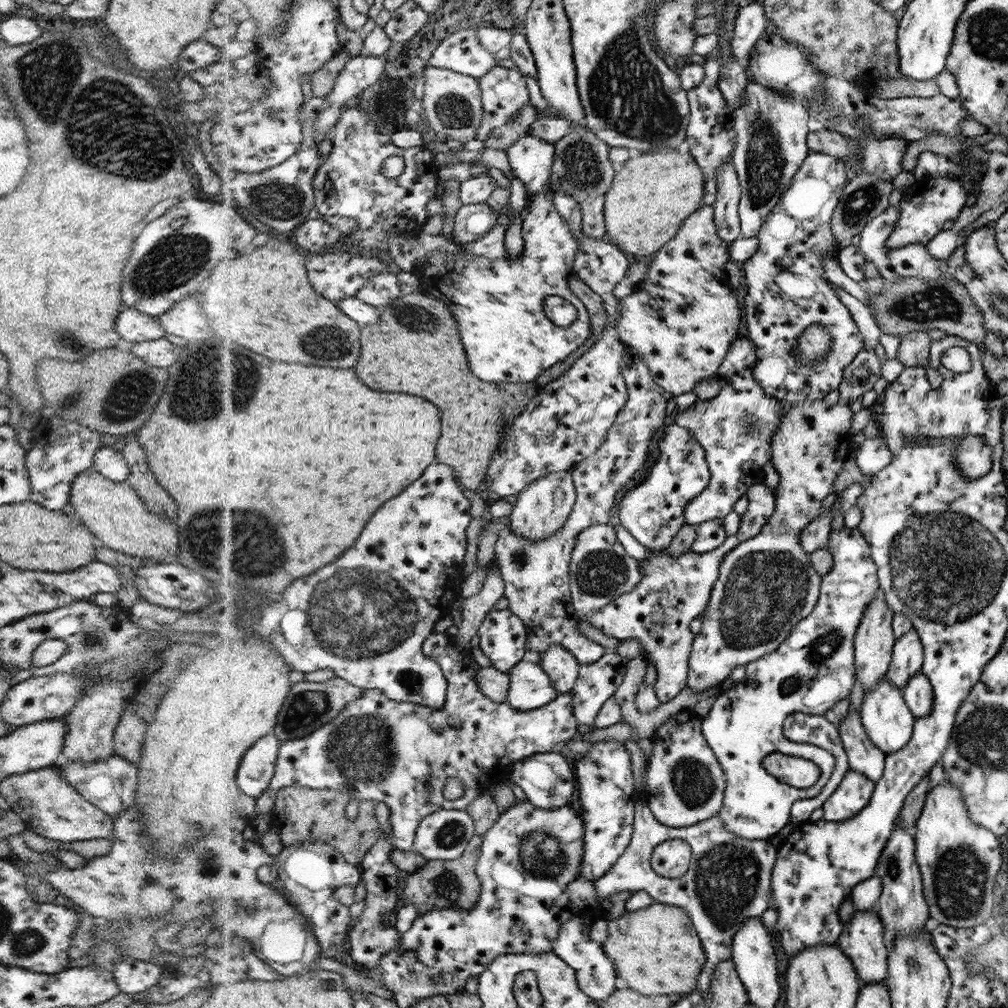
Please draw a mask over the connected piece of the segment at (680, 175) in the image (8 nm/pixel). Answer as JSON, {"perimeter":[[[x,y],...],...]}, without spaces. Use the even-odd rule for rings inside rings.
{"perimeter":[[[657,148],[621,163],[605,197],[606,237],[632,259],[650,260],[704,205],[704,171],[687,150]]]}

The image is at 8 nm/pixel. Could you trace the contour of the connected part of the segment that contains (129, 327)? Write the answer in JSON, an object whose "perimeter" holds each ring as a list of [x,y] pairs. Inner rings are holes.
{"perimeter":[[[124,305],[117,316],[115,329],[128,342],[142,342],[165,336],[164,327],[154,316]]]}

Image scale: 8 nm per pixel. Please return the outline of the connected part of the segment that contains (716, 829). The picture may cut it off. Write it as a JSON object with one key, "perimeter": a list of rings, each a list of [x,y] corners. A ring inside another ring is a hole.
{"perimeter":[[[642,796],[637,804],[637,816],[633,838],[628,848],[621,854],[621,857],[618,858],[613,868],[595,881],[595,887],[597,888],[596,896],[598,896],[598,902],[601,903],[613,894],[622,892],[622,890],[631,892],[645,890],[653,899],[653,903],[678,906],[688,912],[693,920],[693,926],[697,930],[697,935],[700,936],[700,940],[702,944],[704,944],[705,954],[709,956],[709,960],[706,962],[701,972],[701,985],[697,986],[698,989],[696,990],[695,997],[698,997],[701,994],[707,994],[709,991],[717,966],[722,962],[728,961],[729,958],[733,956],[733,938],[737,935],[738,930],[741,930],[741,927],[749,918],[760,917],[766,910],[769,910],[769,906],[772,905],[773,868],[777,862],[777,854],[779,852],[780,850],[774,847],[767,839],[750,840],[730,832],[723,825],[723,820],[720,818],[720,815],[693,824],[692,826],[682,828],[666,826],[658,822],[653,811],[649,809],[645,797]],[[673,838],[681,838],[690,844],[692,858],[689,870],[684,877],[661,877],[650,867],[652,851],[654,847],[658,846],[661,842],[672,840]]]}

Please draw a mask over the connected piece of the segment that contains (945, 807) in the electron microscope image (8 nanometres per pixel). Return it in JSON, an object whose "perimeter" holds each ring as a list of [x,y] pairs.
{"perimeter":[[[947,781],[927,792],[913,833],[916,837],[917,863],[924,879],[925,902],[929,906],[932,924],[956,928],[984,925],[994,912],[994,882],[1002,866],[1002,848],[993,831],[970,818],[962,791]]]}

